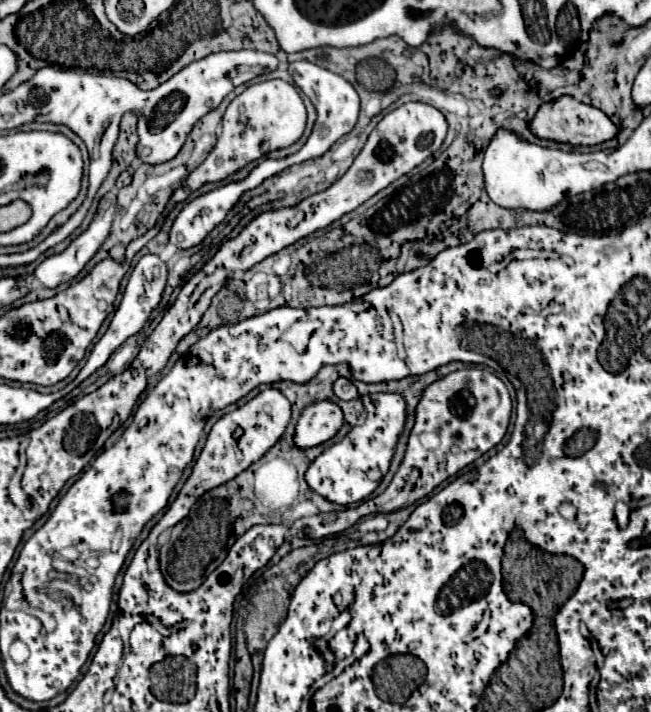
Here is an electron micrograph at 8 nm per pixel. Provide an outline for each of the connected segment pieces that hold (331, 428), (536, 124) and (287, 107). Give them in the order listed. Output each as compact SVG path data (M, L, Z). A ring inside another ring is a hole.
M325 399L307 405L297 421L293 443L299 449L311 449L333 439L345 425L343 411L337 403Z
M561 97L557 101L553 101L549 107L543 105L537 111L535 119L531 121L531 131L537 137L563 141L563 143L571 143L571 145L597 145L607 139L613 139L615 131L617 131L615 125L611 125L609 121L607 121L607 125L603 125L603 123L599 123L599 119L605 121L605 115L599 113L599 109L585 105L585 103L579 103L573 97Z
M271 79L247 87L229 103L223 115L223 133L217 139L217 145L207 155L207 159L183 181L183 191L195 191L207 181L221 181L265 153L293 145L303 135L305 123L307 111L303 99L291 83L283 79Z

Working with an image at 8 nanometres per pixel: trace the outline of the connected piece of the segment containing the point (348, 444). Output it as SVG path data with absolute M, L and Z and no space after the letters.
M373 393L373 395L365 395L363 397L363 405L365 405L365 423L353 427L345 439L341 439L339 443L327 447L307 469L305 479L309 483L309 487L319 493L321 497L325 497L331 503L339 503L339 505L351 505L351 503L359 503L363 499L367 499L379 485L379 481L371 481L369 479L369 471L371 469L379 469L381 475L385 475L389 471L393 453L395 453L395 445L401 437L401 433L405 431L407 425L407 401L401 393Z

